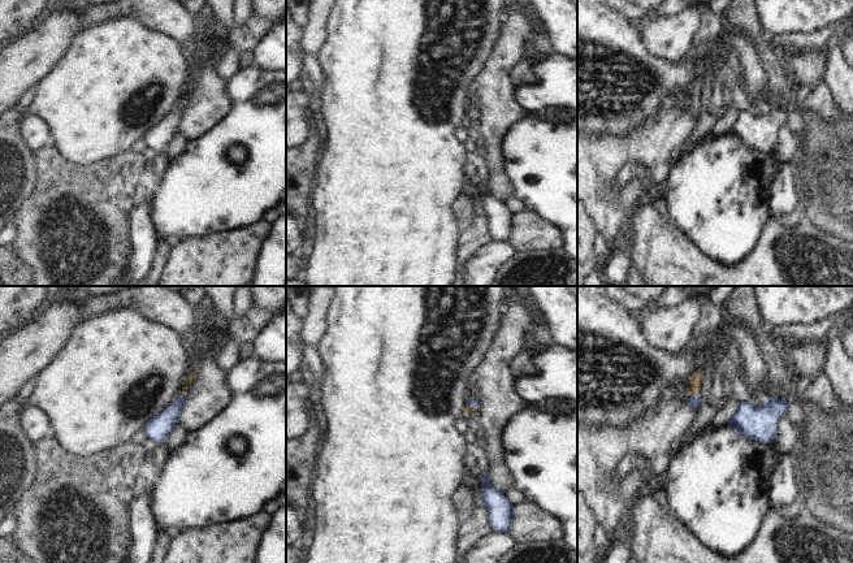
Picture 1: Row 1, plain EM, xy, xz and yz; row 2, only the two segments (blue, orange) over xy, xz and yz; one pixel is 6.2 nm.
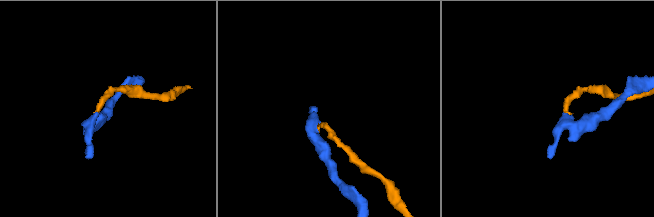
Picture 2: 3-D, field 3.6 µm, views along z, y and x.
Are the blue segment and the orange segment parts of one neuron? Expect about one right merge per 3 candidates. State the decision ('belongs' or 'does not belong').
belongs

